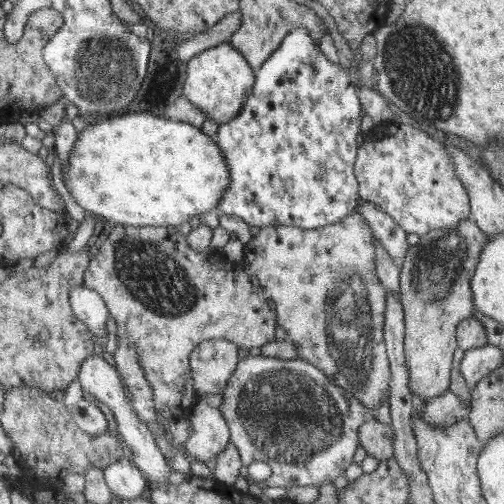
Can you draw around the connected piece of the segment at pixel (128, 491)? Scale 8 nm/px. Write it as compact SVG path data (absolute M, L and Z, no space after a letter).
M118 462L104 470L106 480L112 490L122 500L134 500L152 489L152 484L146 478L144 471L138 465L129 462Z

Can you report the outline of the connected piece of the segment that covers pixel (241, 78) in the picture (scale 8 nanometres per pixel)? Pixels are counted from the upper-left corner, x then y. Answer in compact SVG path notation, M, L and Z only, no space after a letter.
M229 42L210 48L189 61L190 69L184 95L198 105L209 118L225 125L237 119L253 96L257 83L257 70L249 60Z

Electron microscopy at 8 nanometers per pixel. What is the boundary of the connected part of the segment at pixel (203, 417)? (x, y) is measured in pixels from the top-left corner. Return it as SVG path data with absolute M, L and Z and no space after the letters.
M200 401L191 413L194 434L186 442L185 452L193 459L212 464L219 452L228 448L233 433L221 407Z

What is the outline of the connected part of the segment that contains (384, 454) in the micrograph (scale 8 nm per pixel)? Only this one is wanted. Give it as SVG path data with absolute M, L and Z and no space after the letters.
M376 419L370 420L361 427L361 438L361 446L364 446L369 454L379 461L394 456L396 433L392 427L381 424Z

